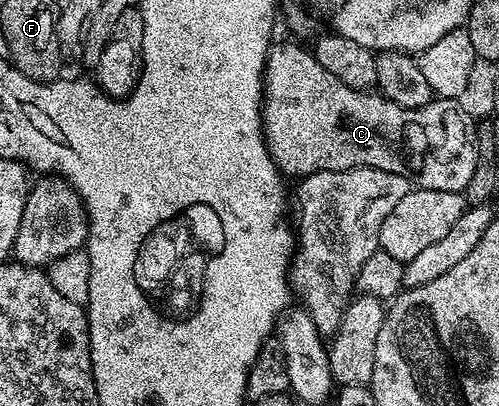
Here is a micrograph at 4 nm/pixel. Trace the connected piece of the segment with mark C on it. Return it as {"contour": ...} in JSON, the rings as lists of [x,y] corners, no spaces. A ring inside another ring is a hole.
{"contour":[[[292,40],[285,41],[282,45],[278,43],[270,44],[269,54],[265,60],[265,91],[263,94],[263,104],[261,107],[261,123],[265,130],[265,143],[269,146],[270,153],[277,163],[277,168],[282,174],[293,179],[306,177],[309,173],[319,171],[347,171],[348,169],[378,169],[379,171],[391,171],[395,175],[403,175],[409,178],[414,186],[423,189],[434,189],[435,191],[451,191],[452,193],[464,194],[467,183],[471,183],[471,175],[475,175],[477,166],[477,131],[478,126],[473,125],[473,117],[460,104],[460,100],[451,97],[437,97],[429,101],[418,109],[408,109],[399,107],[391,103],[377,91],[366,91],[347,87],[347,83],[339,83],[331,71],[324,69],[312,55],[308,48],[304,49],[304,44],[294,43]]]}

